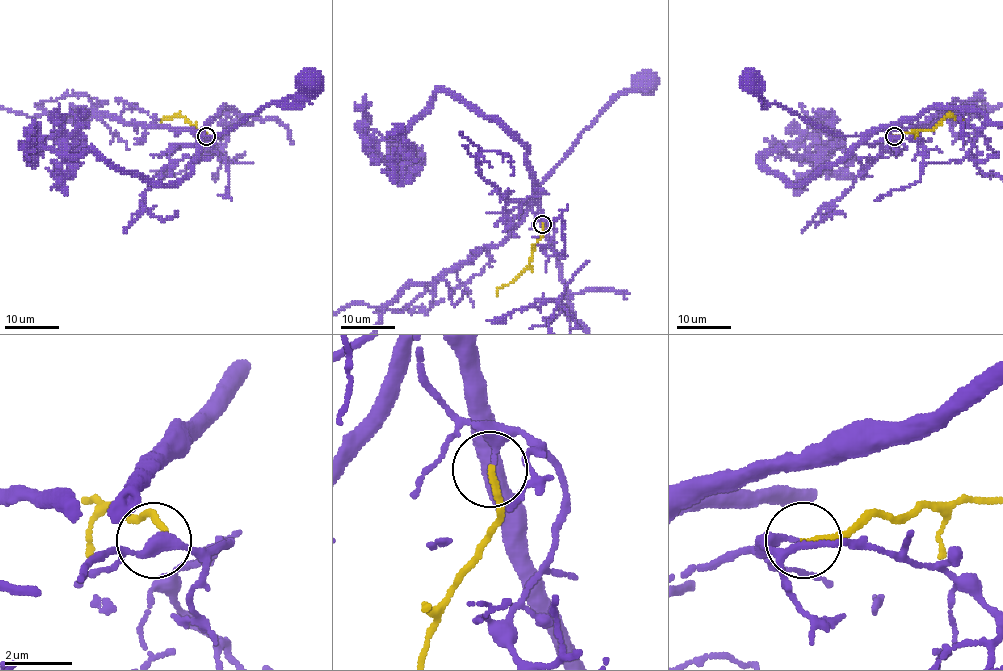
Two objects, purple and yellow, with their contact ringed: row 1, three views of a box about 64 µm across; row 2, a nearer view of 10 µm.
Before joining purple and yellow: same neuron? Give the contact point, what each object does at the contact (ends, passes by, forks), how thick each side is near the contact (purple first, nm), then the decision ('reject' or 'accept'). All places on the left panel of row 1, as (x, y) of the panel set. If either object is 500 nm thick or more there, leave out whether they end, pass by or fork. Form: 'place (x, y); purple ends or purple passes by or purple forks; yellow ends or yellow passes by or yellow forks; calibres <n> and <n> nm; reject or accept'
place (206, 136); purple passes by; yellow ends; calibres 200 and 190 nm; accept

